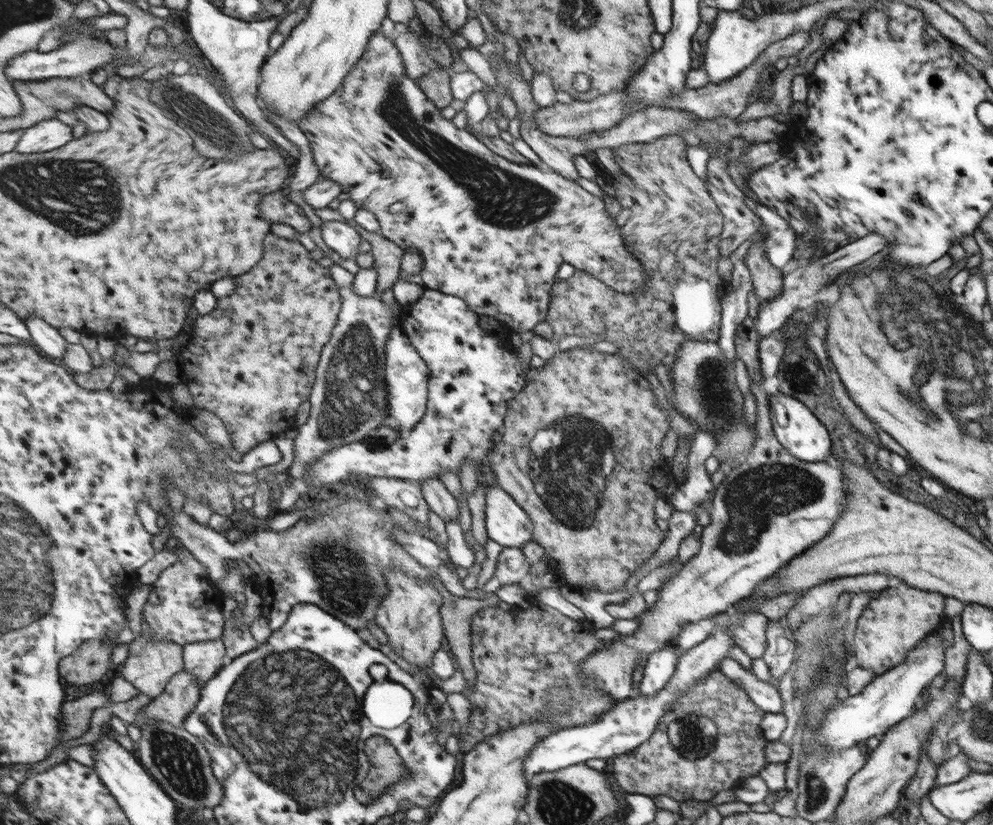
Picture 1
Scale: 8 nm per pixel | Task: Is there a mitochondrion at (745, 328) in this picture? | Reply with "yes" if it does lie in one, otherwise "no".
no

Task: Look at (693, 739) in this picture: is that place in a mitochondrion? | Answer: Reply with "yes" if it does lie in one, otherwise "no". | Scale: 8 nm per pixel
yes

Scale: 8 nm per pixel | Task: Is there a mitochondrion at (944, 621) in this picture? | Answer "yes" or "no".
no

